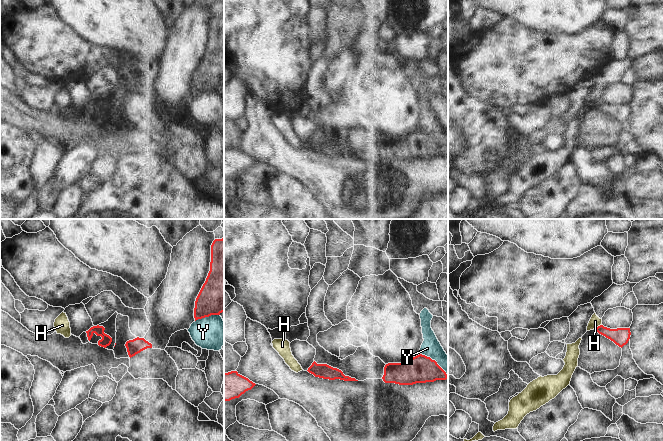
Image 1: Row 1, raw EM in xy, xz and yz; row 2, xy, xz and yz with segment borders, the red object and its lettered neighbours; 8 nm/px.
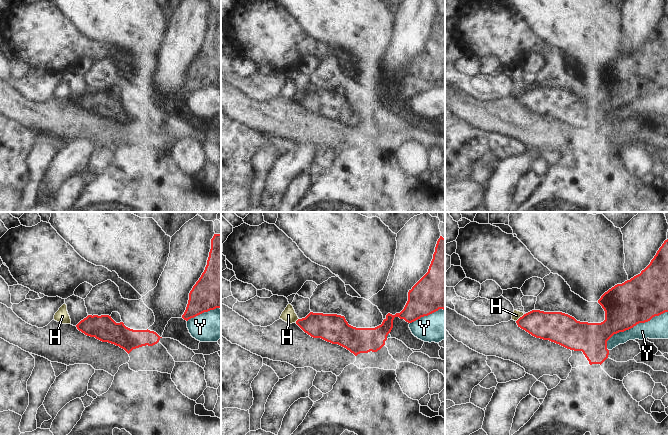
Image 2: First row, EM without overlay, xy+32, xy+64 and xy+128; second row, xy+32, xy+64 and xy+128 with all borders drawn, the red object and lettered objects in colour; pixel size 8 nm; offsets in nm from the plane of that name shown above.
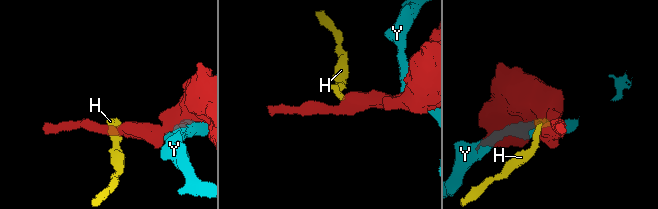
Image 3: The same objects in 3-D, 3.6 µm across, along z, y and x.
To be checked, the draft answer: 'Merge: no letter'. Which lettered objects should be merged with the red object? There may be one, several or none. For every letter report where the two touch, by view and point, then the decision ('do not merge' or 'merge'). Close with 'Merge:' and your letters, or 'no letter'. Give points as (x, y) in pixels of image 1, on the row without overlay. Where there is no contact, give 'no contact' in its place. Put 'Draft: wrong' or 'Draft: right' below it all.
H: meets red in yz at (598, 102); do not merge
Y: meets red in xy at (207, 92); do not merge
Merge: no letter
Draft: right

